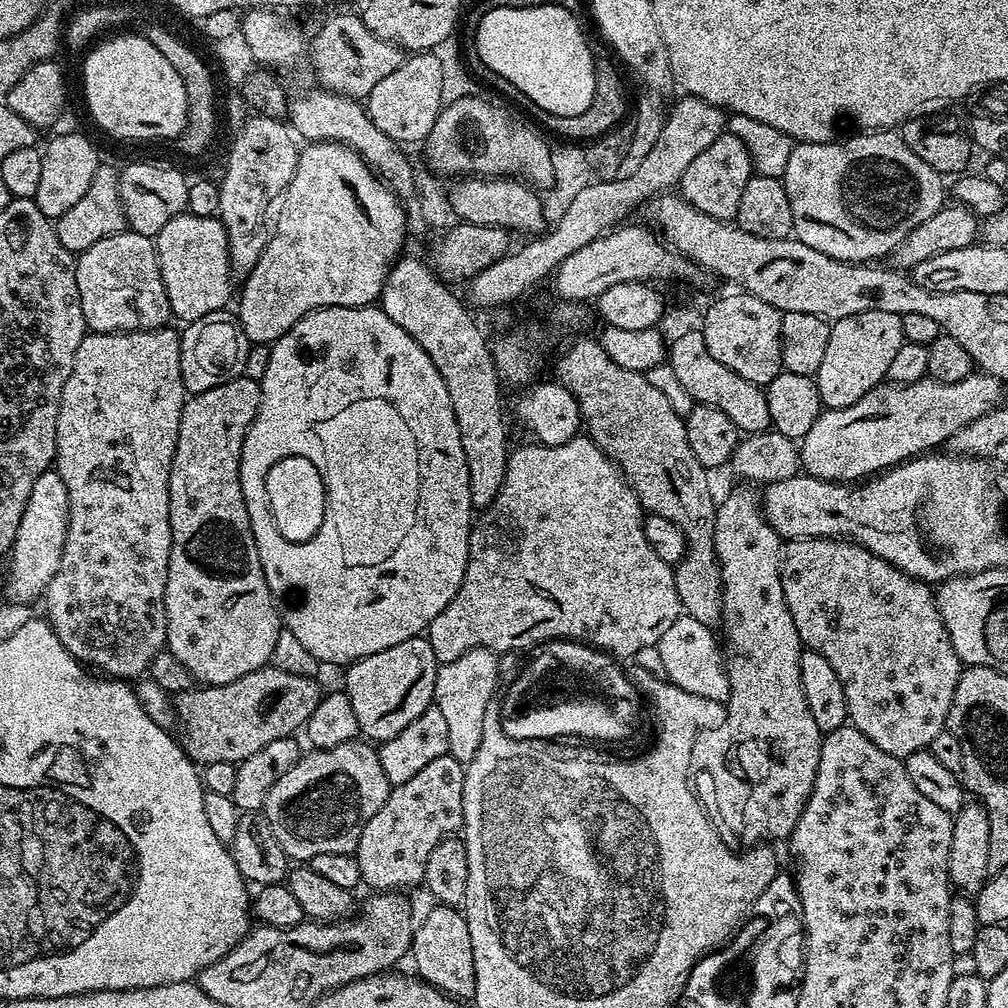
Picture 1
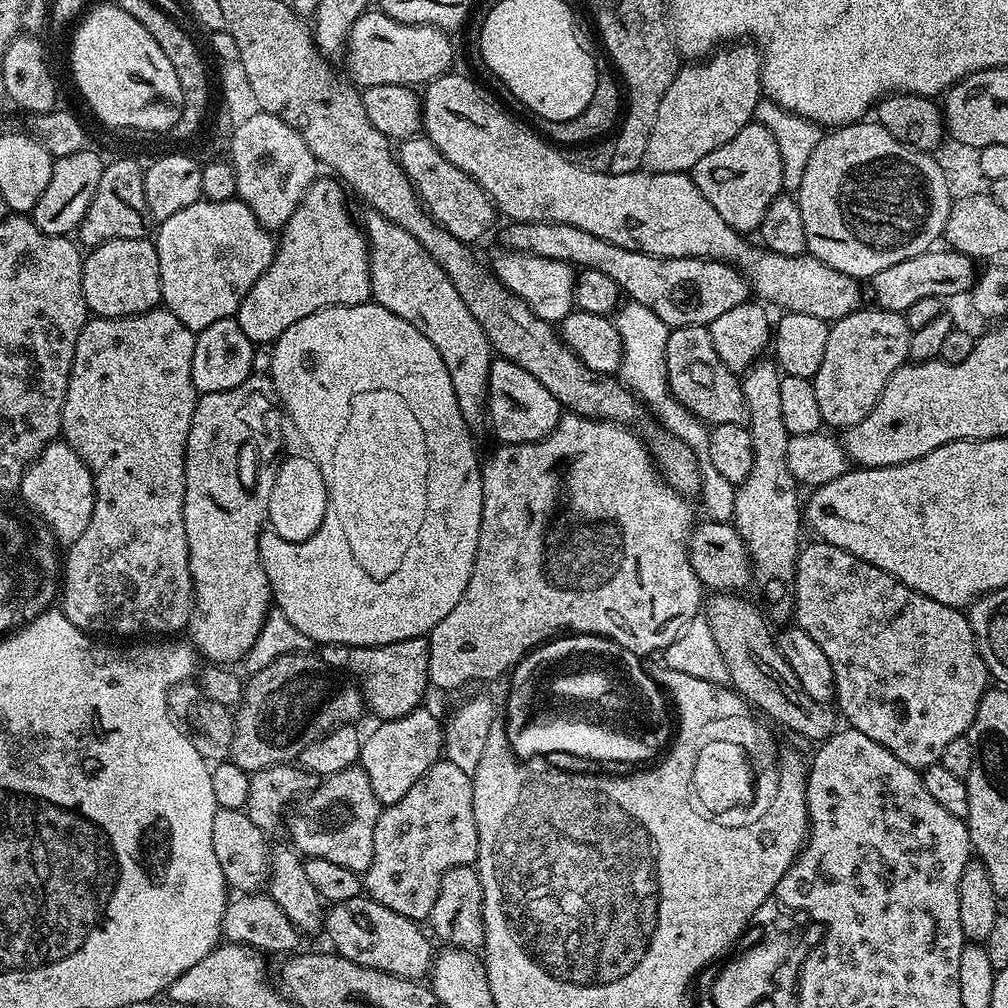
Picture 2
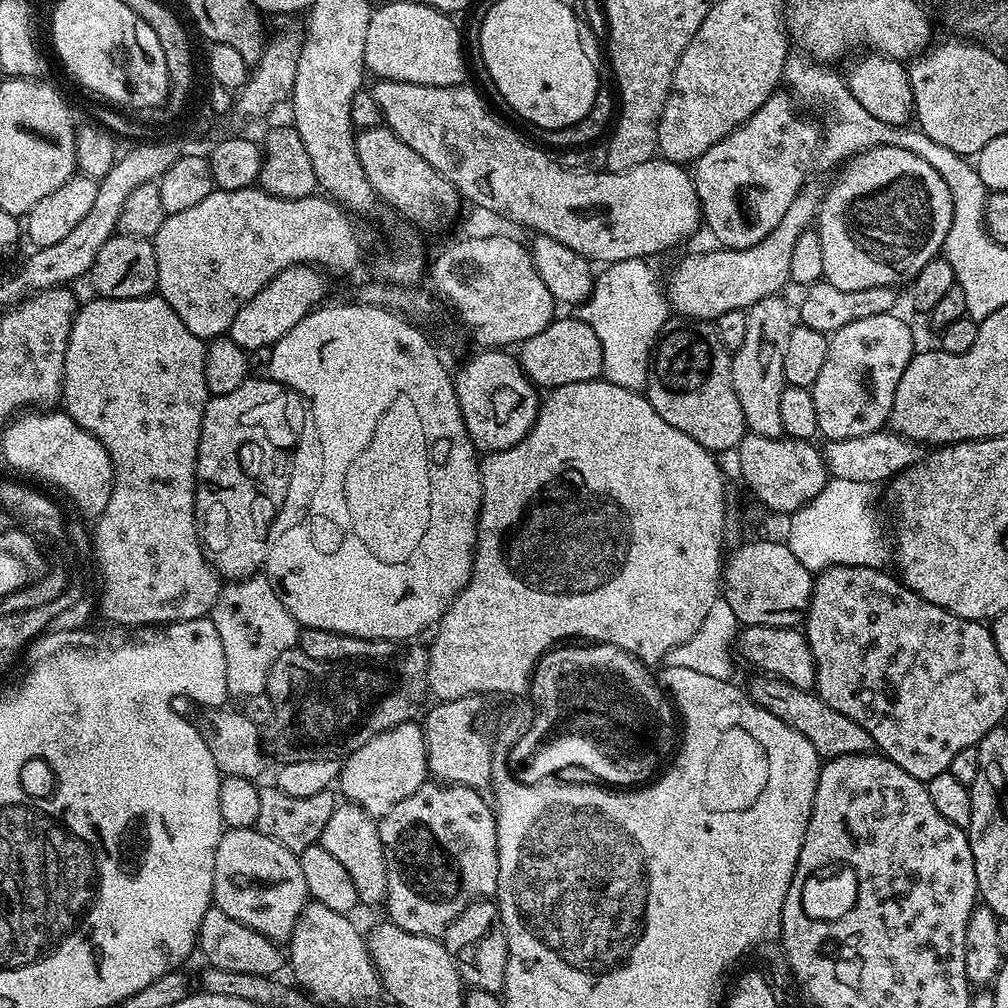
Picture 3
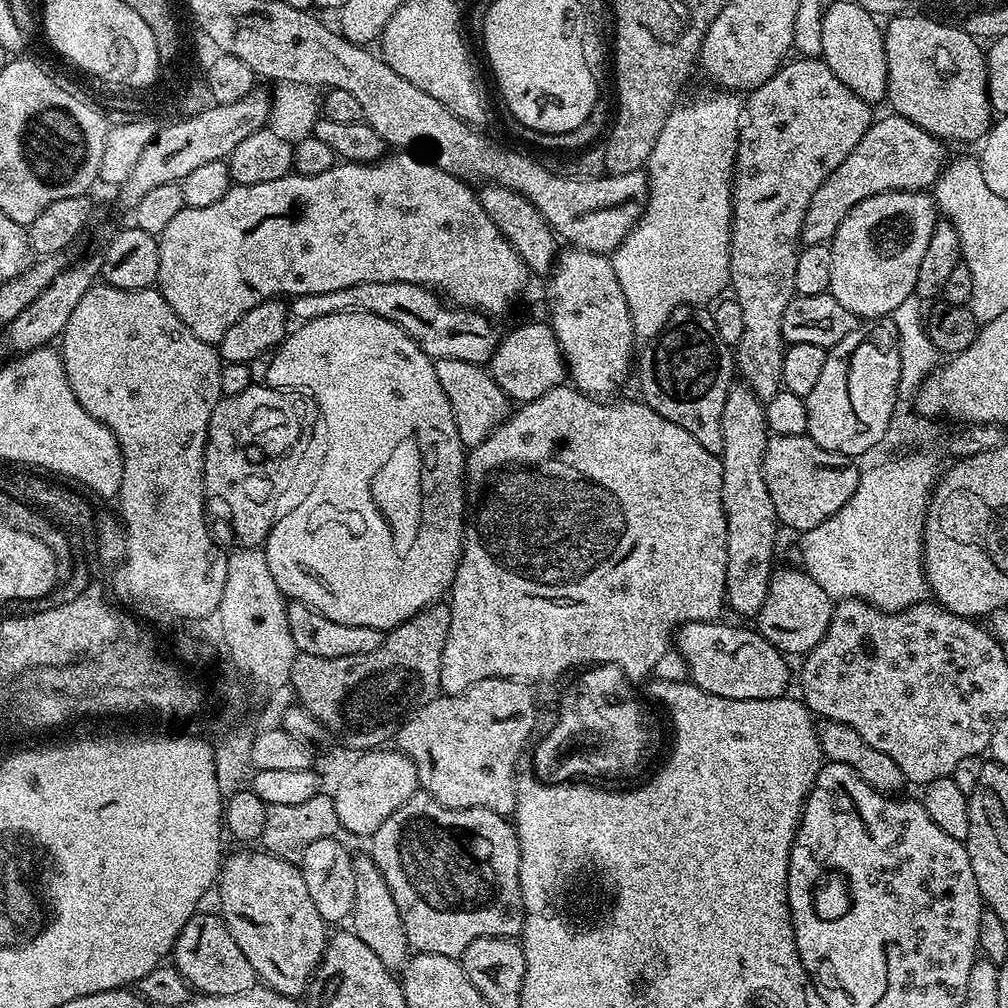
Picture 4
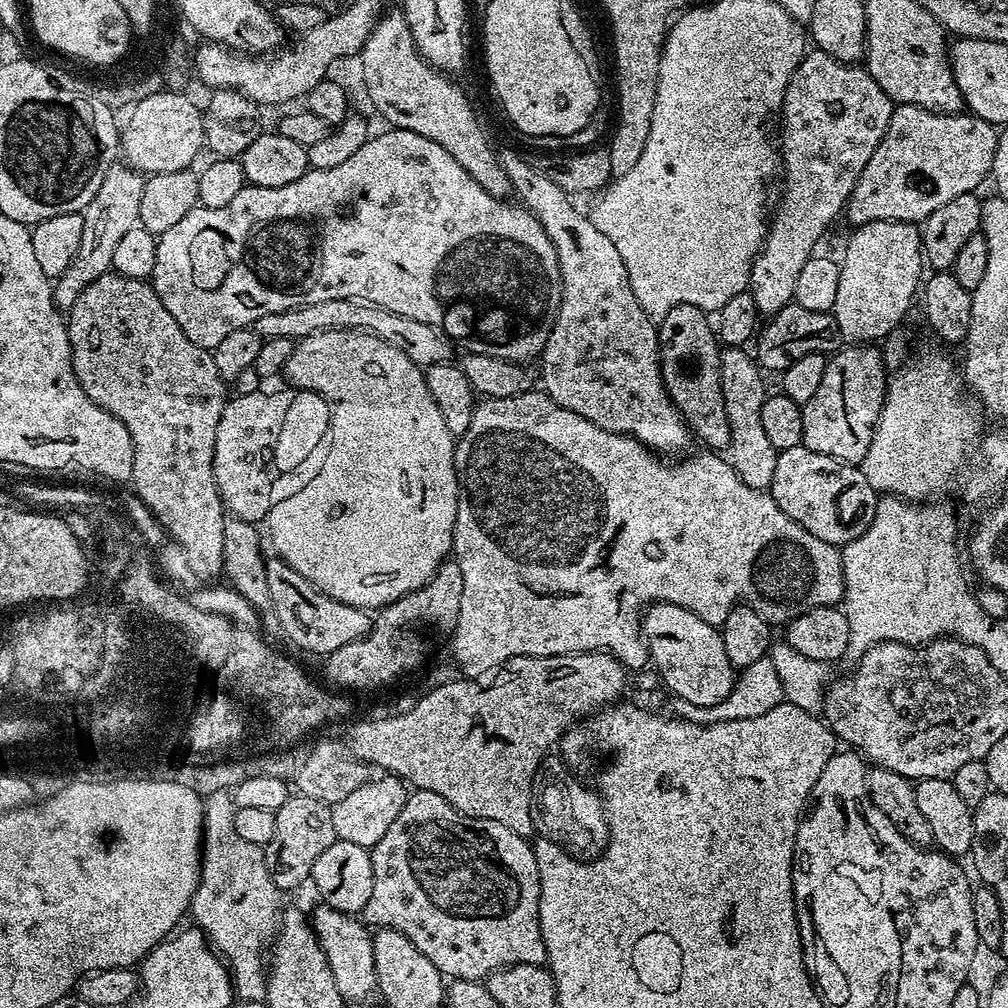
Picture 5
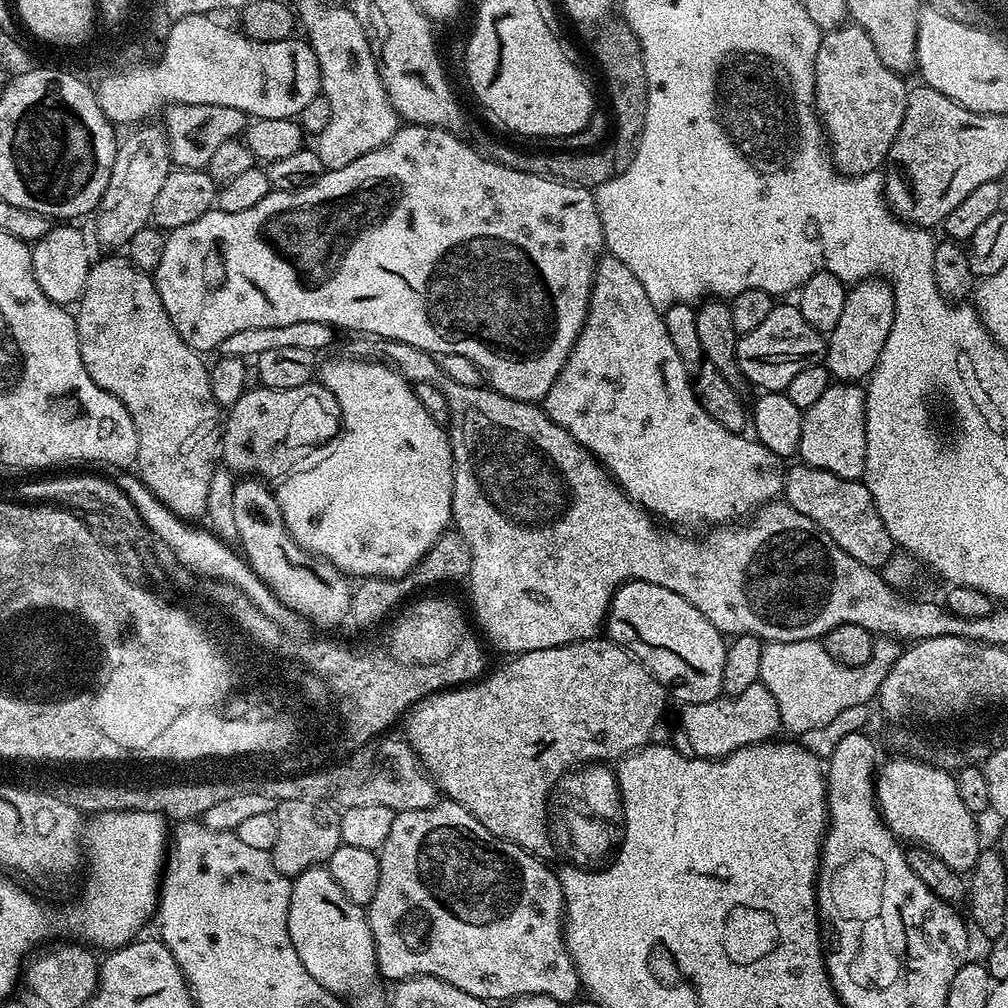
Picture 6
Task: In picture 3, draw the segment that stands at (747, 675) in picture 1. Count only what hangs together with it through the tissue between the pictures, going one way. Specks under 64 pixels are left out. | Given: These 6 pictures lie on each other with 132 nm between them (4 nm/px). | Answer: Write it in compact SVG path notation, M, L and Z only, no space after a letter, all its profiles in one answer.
M783 295L762 298L750 309L747 309L746 339L731 353L732 381L734 394L738 394L738 403L742 406L742 418L747 431L763 436L784 436L782 430L782 390L786 387L782 362L786 362L786 346L790 343L790 334L794 327L794 316L788 313L788 304Z

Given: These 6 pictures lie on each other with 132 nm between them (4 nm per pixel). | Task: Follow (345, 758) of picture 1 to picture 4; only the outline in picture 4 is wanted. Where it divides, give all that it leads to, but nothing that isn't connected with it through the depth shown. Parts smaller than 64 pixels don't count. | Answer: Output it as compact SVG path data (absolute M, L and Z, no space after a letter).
M357 855L353 859L354 866L354 906L350 917L351 931L356 933L387 968L403 969L409 955L410 945L406 938L406 930L402 926L402 914L398 914L398 906L394 902L394 894L390 894L390 886L386 886L386 878L382 878L382 870L372 861L371 855Z

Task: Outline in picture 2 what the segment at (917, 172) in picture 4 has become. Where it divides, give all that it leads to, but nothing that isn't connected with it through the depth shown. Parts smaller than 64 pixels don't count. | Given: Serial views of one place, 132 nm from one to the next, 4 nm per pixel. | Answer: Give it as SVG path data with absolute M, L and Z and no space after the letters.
M509 223L502 236L507 247L514 252L528 252L532 256L542 258L554 258L583 270L593 268L602 270L602 274L610 274L614 282L620 287L621 293L626 294L627 299L633 304L646 306L656 315L658 320L666 322L669 329L682 326L694 326L695 324L708 325L714 322L726 310L731 310L739 304L747 304L750 300L748 281L744 279L744 273L739 268L726 264L722 260L703 260L694 258L666 258L665 256L651 256L638 250L626 250L622 246L614 246L594 234L586 234L586 230L578 230L576 226L554 223Z

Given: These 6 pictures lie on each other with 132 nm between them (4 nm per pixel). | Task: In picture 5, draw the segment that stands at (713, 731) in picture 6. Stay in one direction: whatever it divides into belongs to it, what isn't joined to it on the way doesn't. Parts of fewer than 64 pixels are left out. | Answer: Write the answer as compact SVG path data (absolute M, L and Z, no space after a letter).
M770 656L758 659L750 667L743 669L737 675L736 684L732 687L730 694L722 702L716 703L715 706L710 708L696 706L692 702L682 699L681 696L668 693L660 686L654 689L644 688L638 696L640 707L648 712L656 715L672 713L677 719L692 721L695 724L717 724L720 721L737 721L738 718L756 718L785 701L781 678L778 676L778 670L775 669Z

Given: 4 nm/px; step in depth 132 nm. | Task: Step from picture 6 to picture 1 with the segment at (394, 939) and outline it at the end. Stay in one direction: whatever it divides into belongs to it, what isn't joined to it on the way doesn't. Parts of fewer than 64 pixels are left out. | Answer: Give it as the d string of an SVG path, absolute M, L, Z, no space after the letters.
M452 755L439 756L434 762L422 766L414 778L395 785L389 791L386 802L362 826L362 834L358 838L358 846L354 853L358 862L361 881L369 884L376 892L390 892L393 890L409 890L415 884L419 885L424 878L426 870L426 858L430 858L430 852L438 842L449 839L453 834L459 833L464 826L464 811L462 810L462 790L464 789L465 765L456 761Z

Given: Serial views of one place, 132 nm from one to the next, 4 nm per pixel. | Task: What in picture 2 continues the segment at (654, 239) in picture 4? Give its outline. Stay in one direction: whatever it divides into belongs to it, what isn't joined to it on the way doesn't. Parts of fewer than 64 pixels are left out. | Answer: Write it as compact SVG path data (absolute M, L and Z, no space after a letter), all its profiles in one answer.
M624 302L617 307L614 313L614 323L620 341L622 342L622 354L624 357L620 359L619 379L632 392L635 392L641 404L650 413L653 421L664 428L674 438L678 438L682 442L686 442L686 446L690 446L690 450L696 456L696 461L700 464L700 491L699 499L704 499L704 516L714 522L722 522L723 524L731 521L734 514L734 498L736 497L737 485L726 482L726 478L722 478L722 474L718 474L718 470L714 470L714 462L710 462L710 428L703 420L698 419L694 414L690 414L674 397L668 385L668 375L666 374L666 362L664 355L666 354L666 342L668 341L669 326L666 322L662 322L656 318L650 310L646 310L646 306L641 304L633 304Z

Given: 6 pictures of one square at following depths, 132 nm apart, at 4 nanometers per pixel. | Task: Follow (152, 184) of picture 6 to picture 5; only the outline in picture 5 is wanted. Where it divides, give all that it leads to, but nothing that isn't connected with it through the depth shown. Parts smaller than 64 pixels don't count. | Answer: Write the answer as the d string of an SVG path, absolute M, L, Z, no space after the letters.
M123 162L112 165L112 169L106 174L102 186L98 186L98 194L82 213L82 246L78 246L78 254L74 254L74 262L60 276L55 277L52 285L52 297L57 309L70 310L74 302L102 274L112 271L114 262L114 250L118 247L118 241L140 222L140 207L142 206L142 190L145 177L128 167Z

